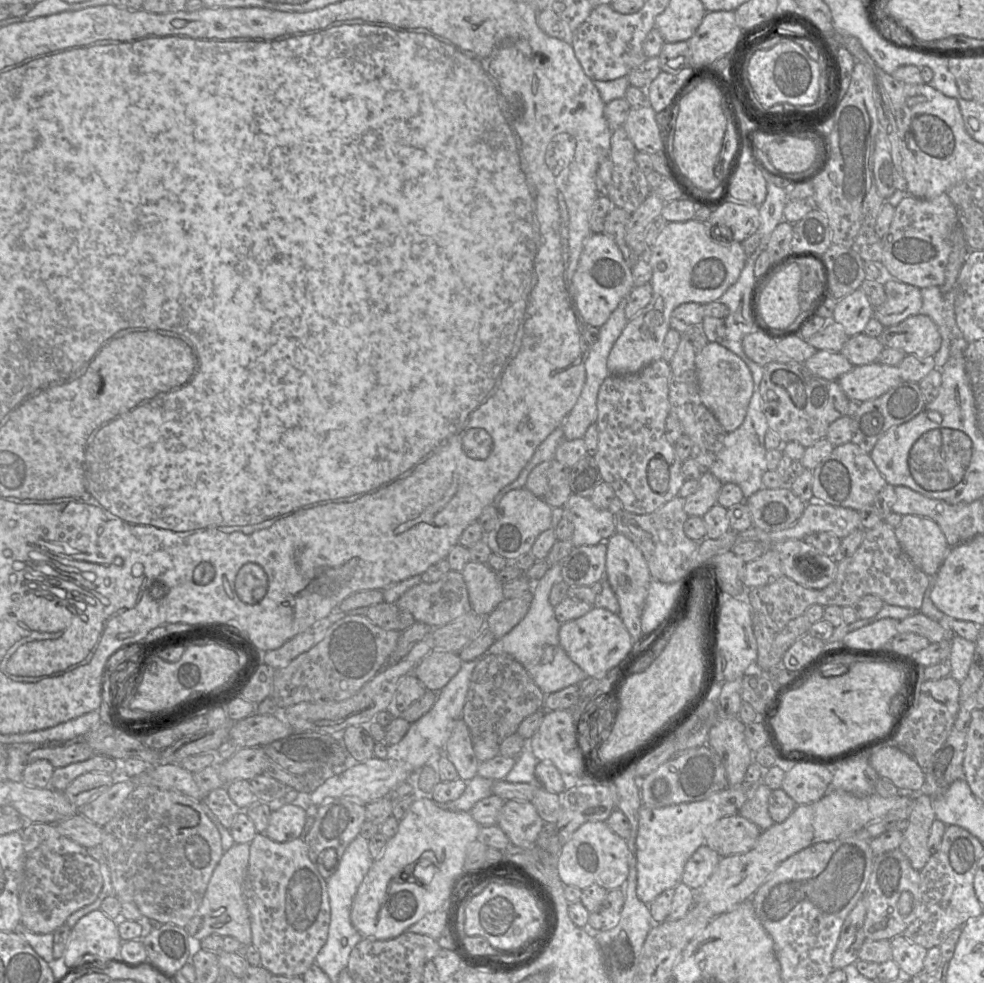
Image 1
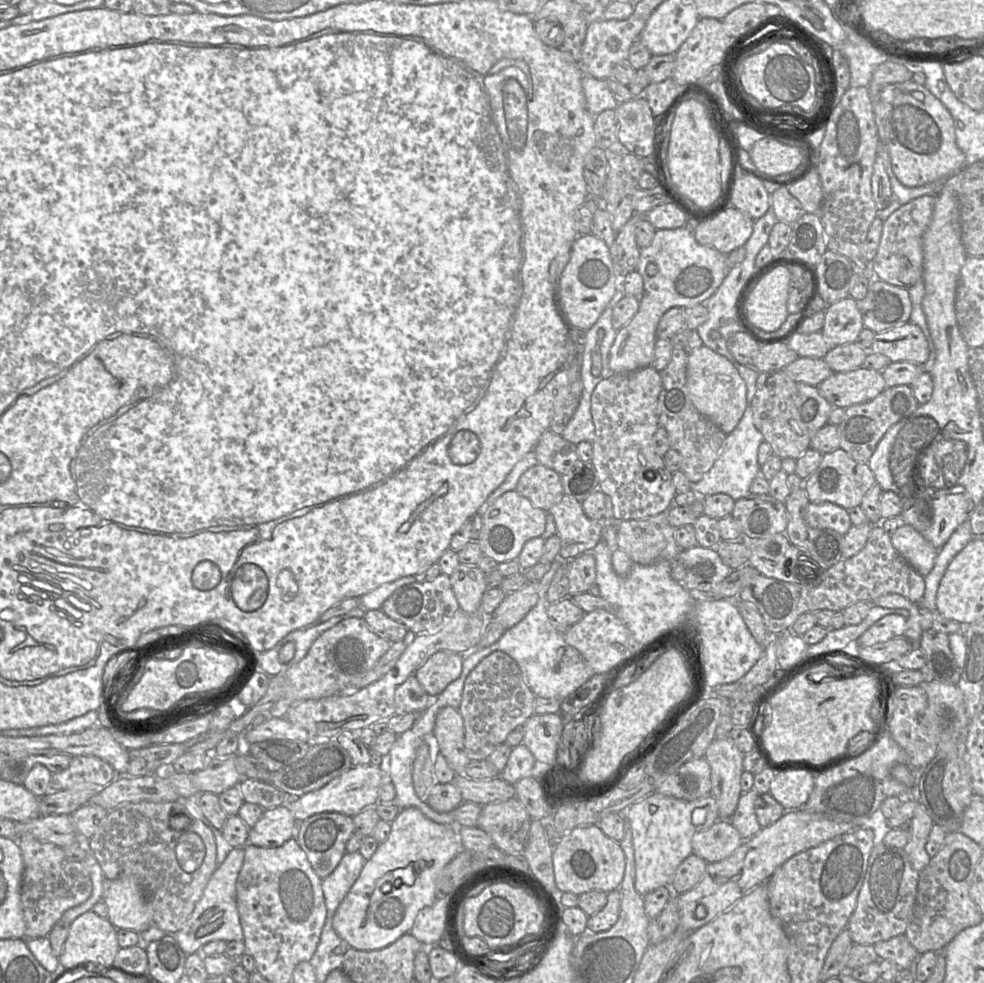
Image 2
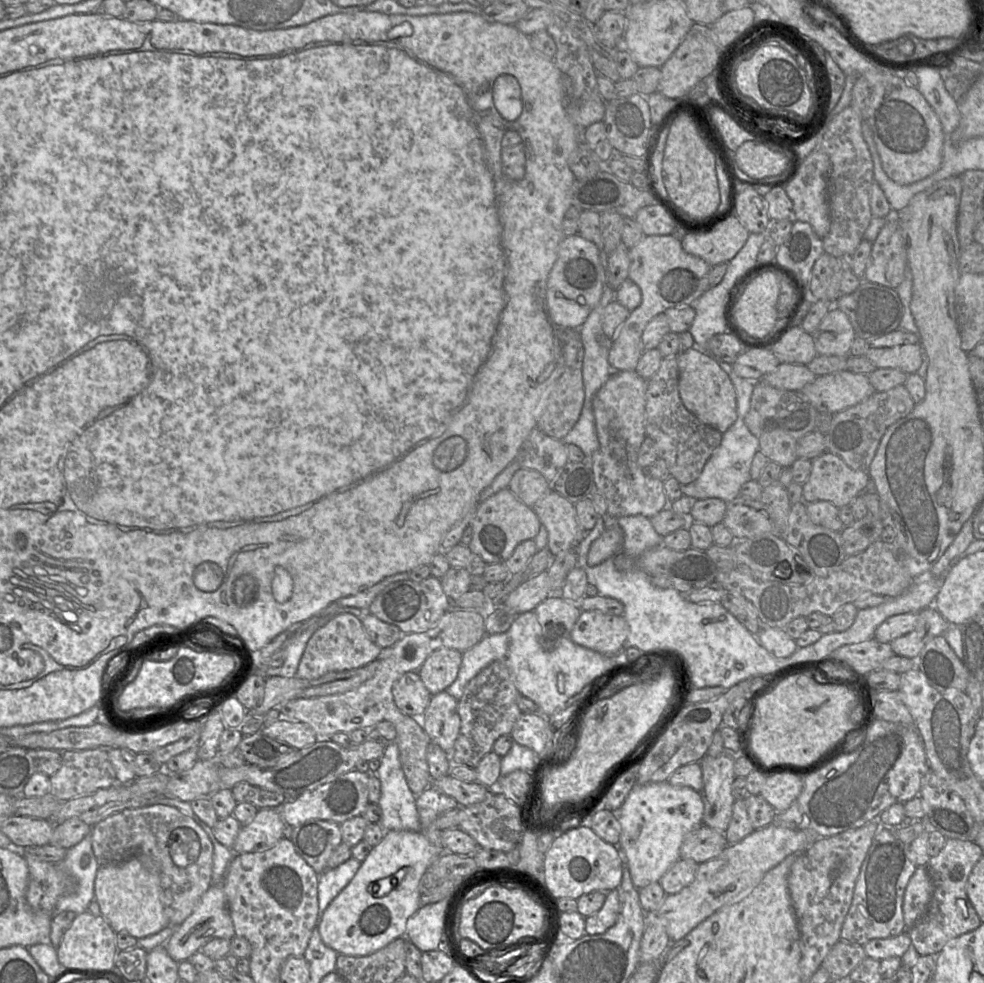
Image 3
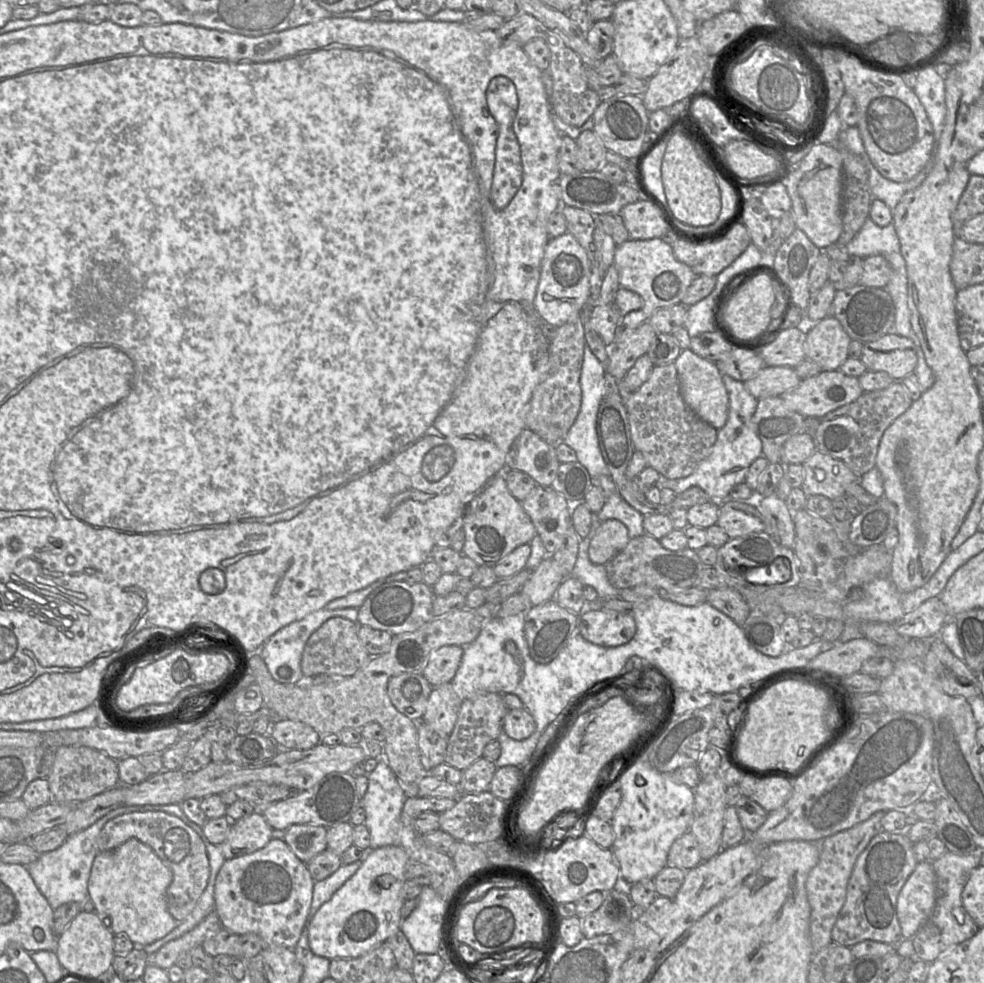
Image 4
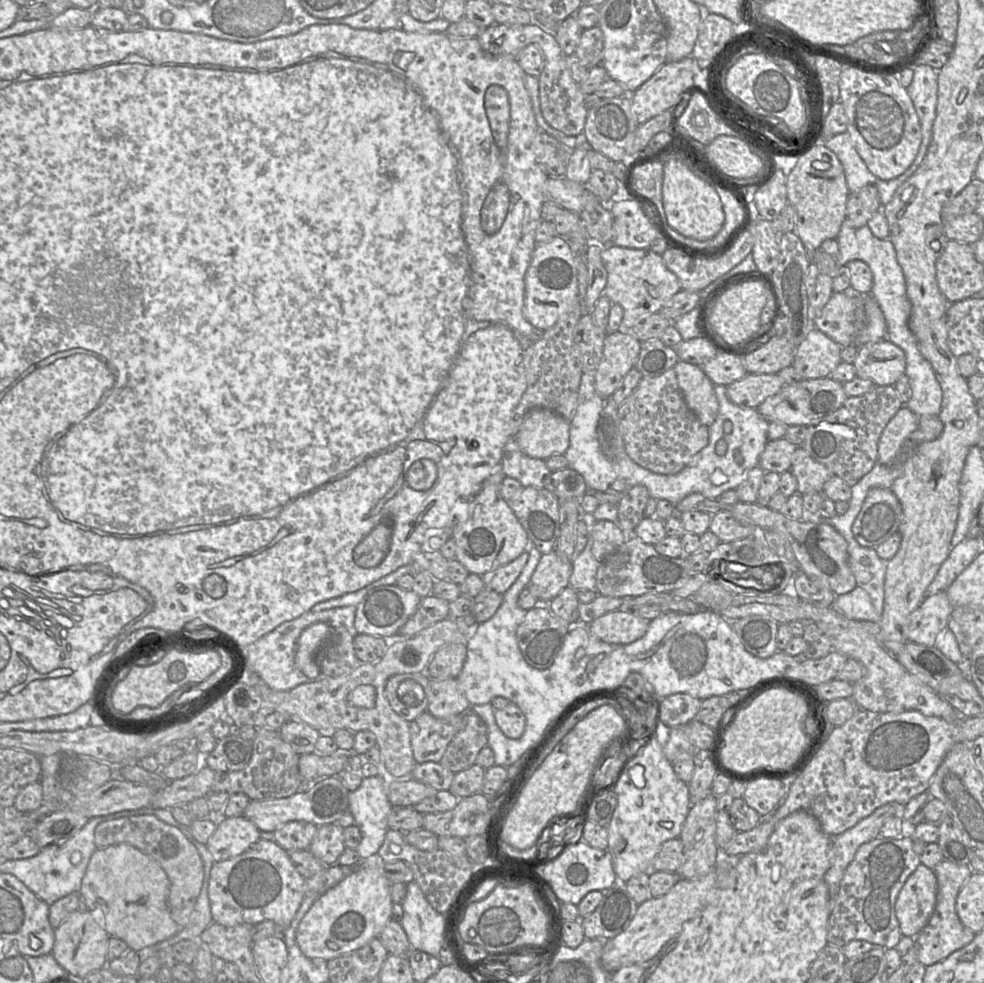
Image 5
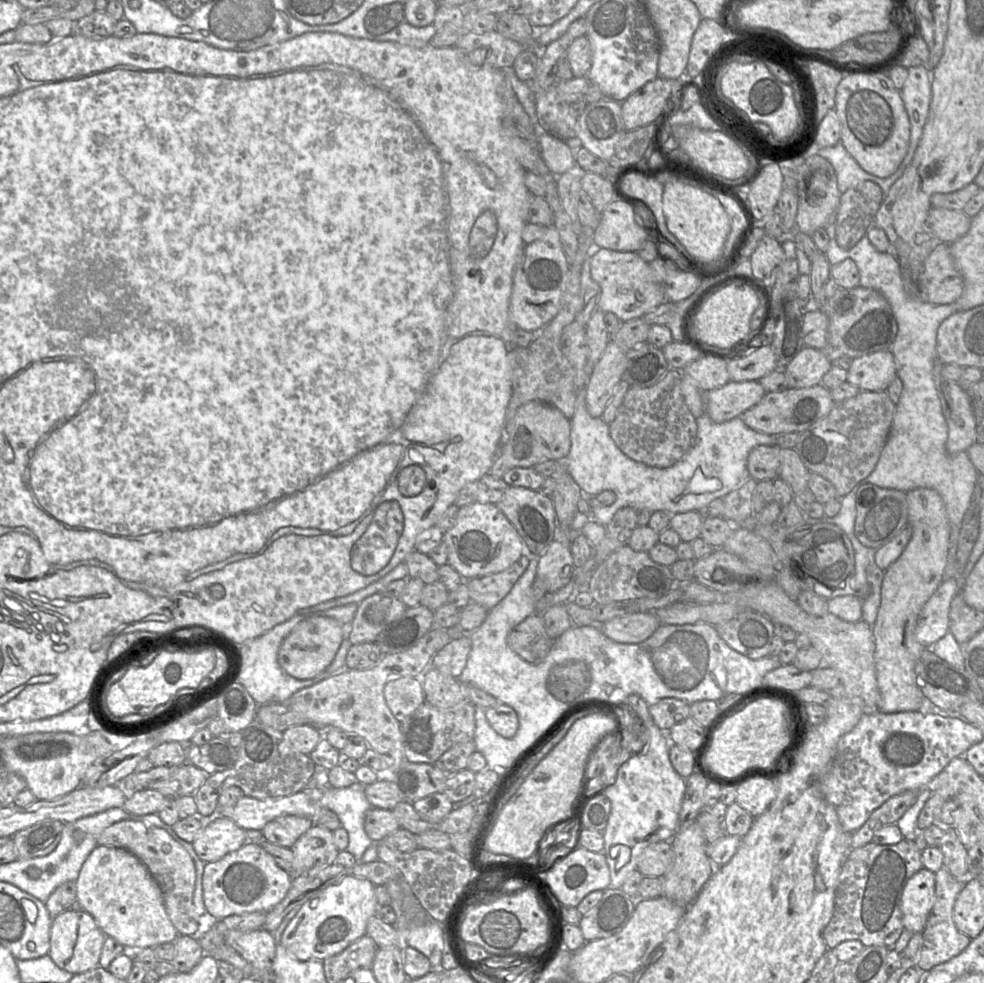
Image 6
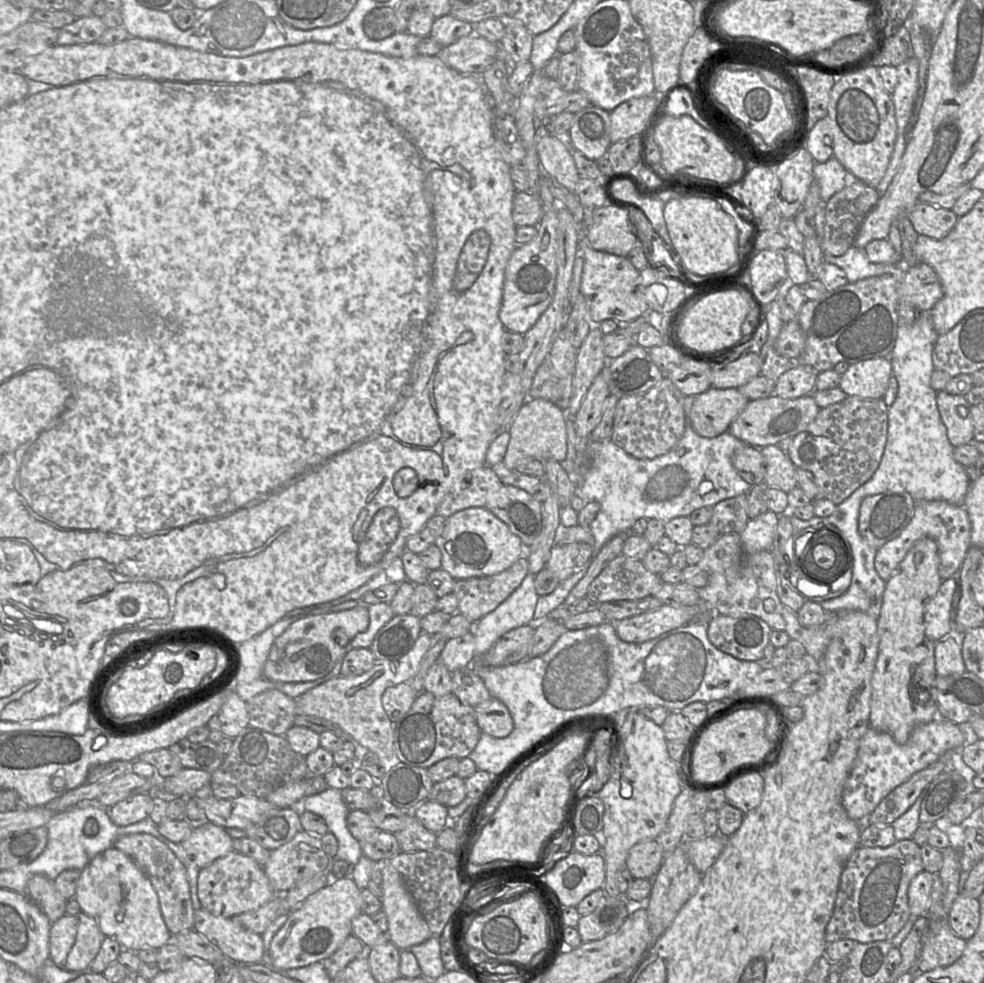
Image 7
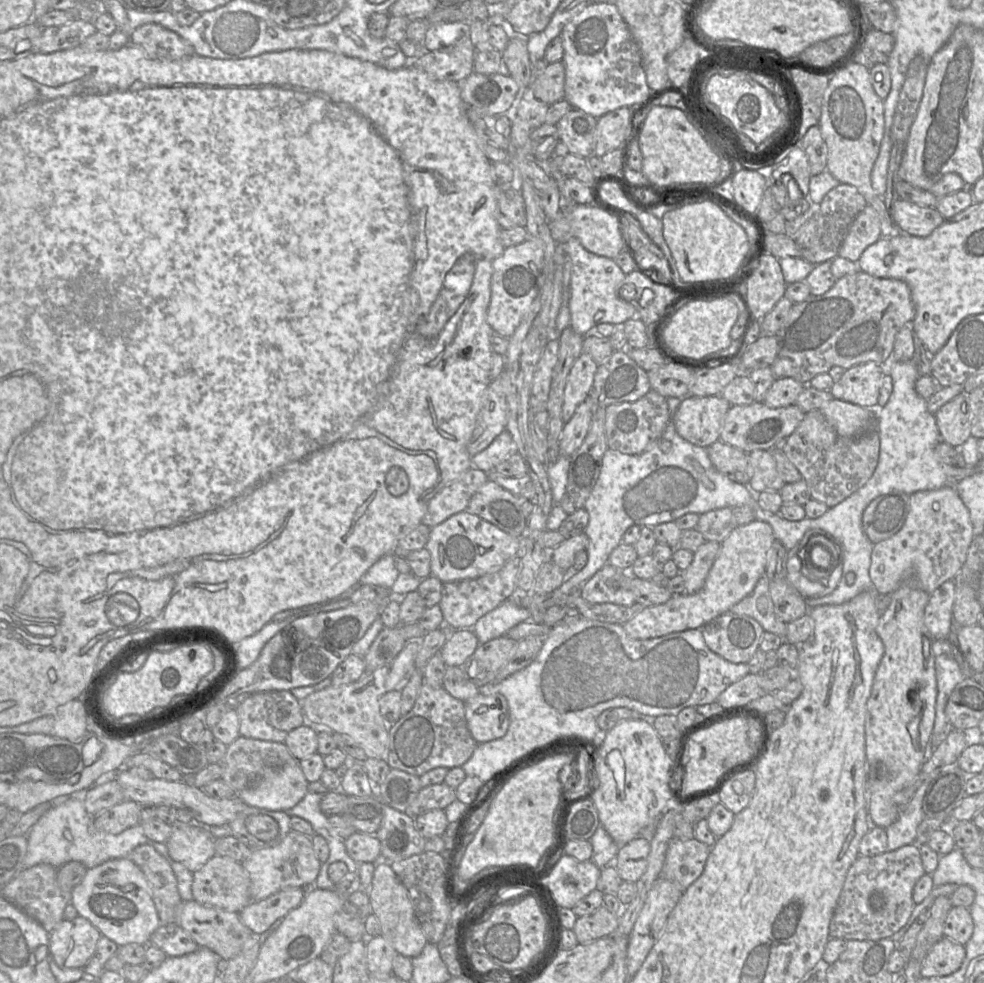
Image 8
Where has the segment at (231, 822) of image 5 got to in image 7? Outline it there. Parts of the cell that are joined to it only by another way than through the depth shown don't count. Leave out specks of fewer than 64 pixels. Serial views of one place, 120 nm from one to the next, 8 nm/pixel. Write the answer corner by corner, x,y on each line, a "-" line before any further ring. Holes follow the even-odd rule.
209,821
193,828
181,845
199,869
234,851
233,838
226,829

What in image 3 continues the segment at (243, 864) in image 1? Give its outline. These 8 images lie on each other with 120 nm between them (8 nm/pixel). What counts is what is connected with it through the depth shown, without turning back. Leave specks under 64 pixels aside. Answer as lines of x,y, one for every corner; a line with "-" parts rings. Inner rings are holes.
222,882
220,884
212,884
208,888
193,912
175,929
164,947
173,960
181,962
188,960
197,951
201,951
201,948
214,938
231,940
235,936
234,925
228,910

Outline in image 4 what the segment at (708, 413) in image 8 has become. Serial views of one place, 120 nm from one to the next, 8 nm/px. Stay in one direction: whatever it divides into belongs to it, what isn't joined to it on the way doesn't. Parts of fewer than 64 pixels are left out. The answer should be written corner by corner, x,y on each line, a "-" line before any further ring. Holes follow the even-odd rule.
766,366
744,382
746,390
756,399
780,396
795,388
802,380
791,367

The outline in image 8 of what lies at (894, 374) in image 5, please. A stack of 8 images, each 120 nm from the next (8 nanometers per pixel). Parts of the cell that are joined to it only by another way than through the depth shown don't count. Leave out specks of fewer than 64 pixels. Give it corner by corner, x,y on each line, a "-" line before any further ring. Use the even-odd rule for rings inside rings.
866,362
853,366
834,383
830,392
834,399
861,407
880,409
878,398
885,374
882,365

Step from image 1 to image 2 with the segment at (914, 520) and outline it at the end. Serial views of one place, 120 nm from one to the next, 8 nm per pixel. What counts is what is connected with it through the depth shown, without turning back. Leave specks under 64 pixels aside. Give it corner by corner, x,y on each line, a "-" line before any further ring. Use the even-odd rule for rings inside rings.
900,524
891,535
896,551
923,577
933,569
939,549
936,549
917,530

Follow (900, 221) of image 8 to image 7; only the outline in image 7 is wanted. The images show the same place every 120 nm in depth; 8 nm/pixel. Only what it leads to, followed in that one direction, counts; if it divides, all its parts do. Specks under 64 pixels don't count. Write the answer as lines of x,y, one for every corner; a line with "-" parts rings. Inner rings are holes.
919,202
910,210
908,217
918,235
925,235
934,240
945,238
959,219
951,209

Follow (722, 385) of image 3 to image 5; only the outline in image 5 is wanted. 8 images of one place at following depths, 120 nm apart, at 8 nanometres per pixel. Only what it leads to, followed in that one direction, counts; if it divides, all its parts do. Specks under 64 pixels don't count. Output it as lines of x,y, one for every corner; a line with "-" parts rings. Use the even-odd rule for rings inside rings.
678,361
674,370
687,407
703,425
711,426
719,412
719,403
714,392
715,385
700,365

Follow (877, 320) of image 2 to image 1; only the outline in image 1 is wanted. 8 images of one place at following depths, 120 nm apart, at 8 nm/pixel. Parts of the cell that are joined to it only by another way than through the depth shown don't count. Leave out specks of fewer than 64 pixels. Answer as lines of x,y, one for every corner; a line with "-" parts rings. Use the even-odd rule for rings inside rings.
889,279
884,283
886,299
878,307
874,307
873,316
884,326
896,325
906,318
919,314
922,307
921,289

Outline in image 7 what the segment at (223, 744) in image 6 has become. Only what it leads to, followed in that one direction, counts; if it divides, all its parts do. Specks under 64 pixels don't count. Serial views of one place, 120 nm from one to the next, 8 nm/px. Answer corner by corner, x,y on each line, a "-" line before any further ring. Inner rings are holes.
184,738
168,749
178,757
183,768
200,769
209,773
219,768
225,757
217,744
208,739
191,742

